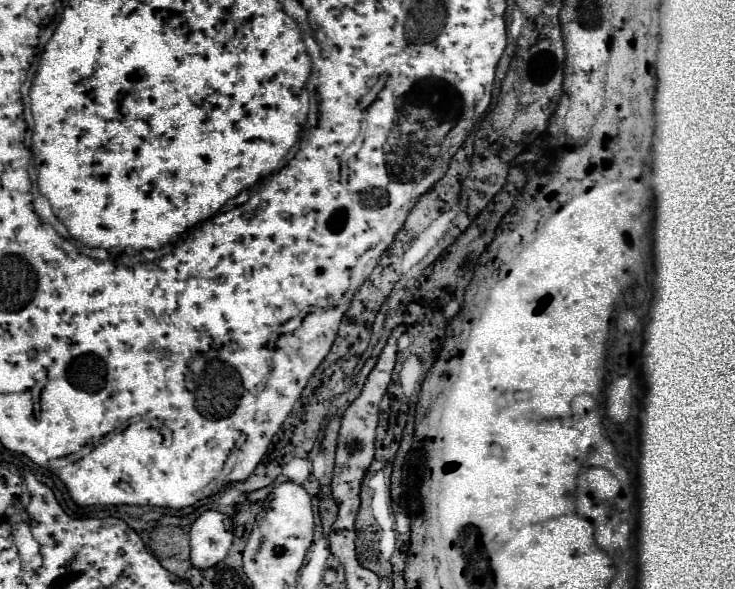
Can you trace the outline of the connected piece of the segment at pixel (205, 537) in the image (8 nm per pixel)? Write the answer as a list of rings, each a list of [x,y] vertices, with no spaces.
[[[206,510],[198,516],[190,528],[192,566],[204,570],[224,560],[234,538],[232,530],[232,518],[218,510]]]

